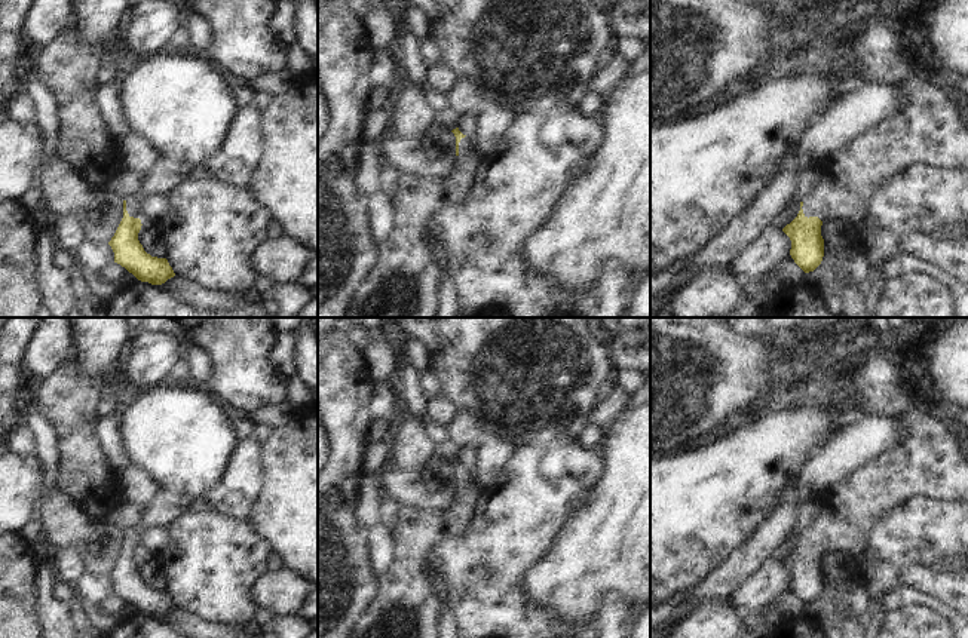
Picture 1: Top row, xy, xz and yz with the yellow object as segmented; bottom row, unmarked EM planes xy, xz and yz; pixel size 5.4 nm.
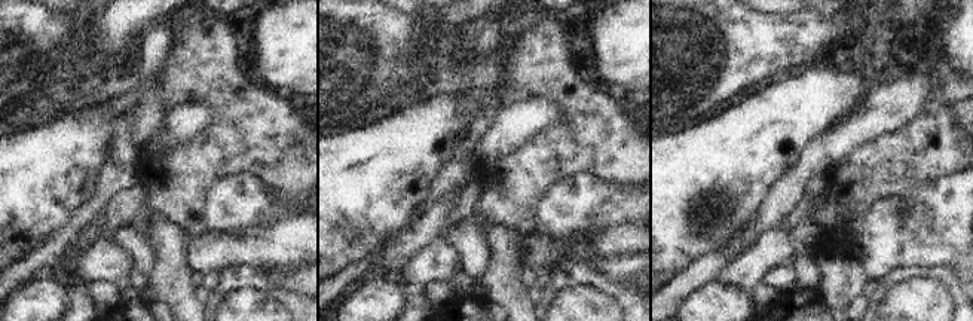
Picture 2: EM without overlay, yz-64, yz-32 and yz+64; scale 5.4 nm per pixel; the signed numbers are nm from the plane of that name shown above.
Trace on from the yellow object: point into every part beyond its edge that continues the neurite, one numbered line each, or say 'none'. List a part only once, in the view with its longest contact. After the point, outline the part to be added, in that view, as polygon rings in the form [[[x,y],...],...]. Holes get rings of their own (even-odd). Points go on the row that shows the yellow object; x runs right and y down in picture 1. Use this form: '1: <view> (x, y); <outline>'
1: yz (928, 129); [[[874,15],[852,42],[852,61],[842,77],[834,77],[834,93],[849,95],[864,85],[891,89],[901,98],[901,105],[888,117],[869,126],[851,144],[839,148],[817,163],[817,187],[802,200],[805,217],[818,217],[823,223],[842,220],[854,230],[869,215],[871,184],[880,169],[897,163],[928,166],[938,171],[968,172],[968,122],[961,107],[950,98],[940,80],[923,80],[900,61],[898,37],[889,19]]]

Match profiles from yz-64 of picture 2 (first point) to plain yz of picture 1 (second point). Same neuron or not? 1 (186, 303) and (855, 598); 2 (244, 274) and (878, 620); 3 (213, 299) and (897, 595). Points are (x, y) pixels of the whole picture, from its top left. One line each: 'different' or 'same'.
1: different
2: same
3: same

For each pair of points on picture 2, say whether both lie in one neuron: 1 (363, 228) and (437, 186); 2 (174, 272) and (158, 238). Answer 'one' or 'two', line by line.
1: two
2: one

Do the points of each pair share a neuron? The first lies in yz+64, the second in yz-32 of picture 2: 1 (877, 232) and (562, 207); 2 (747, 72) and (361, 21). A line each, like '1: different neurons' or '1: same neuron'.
1: same neuron
2: same neuron

